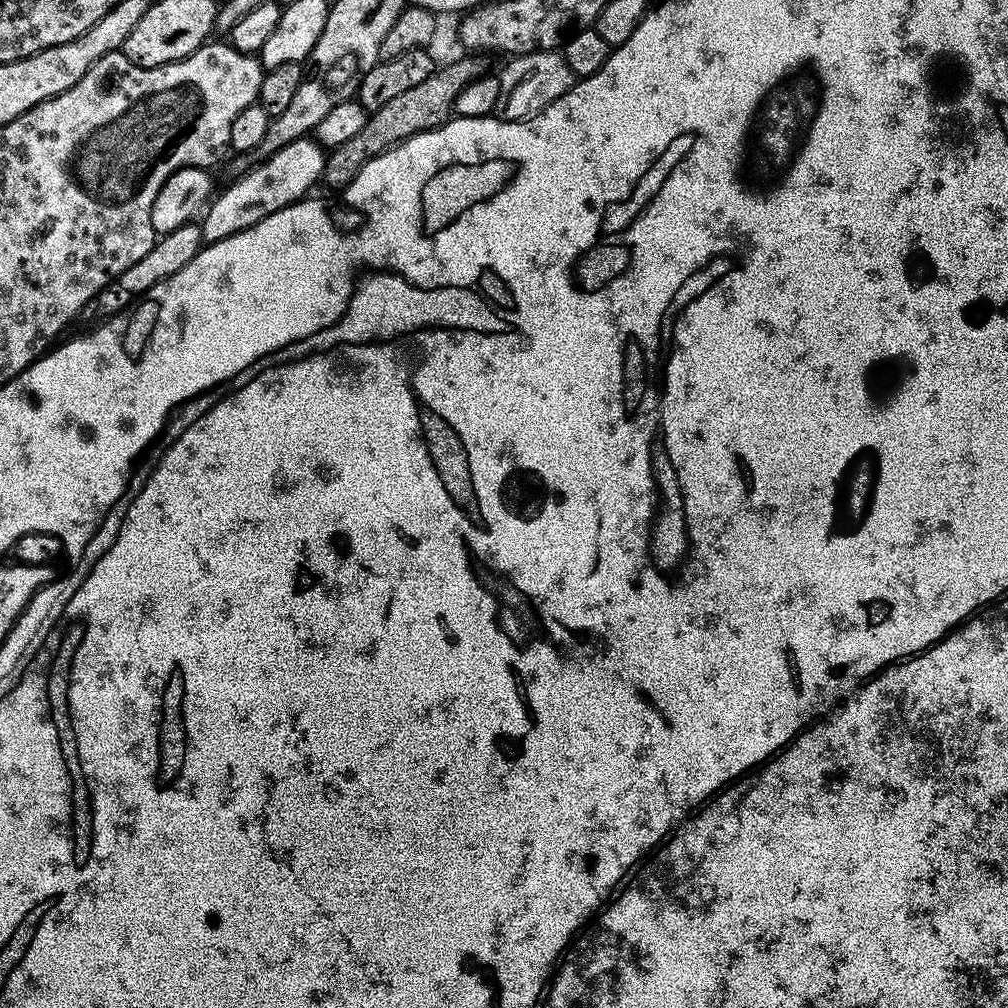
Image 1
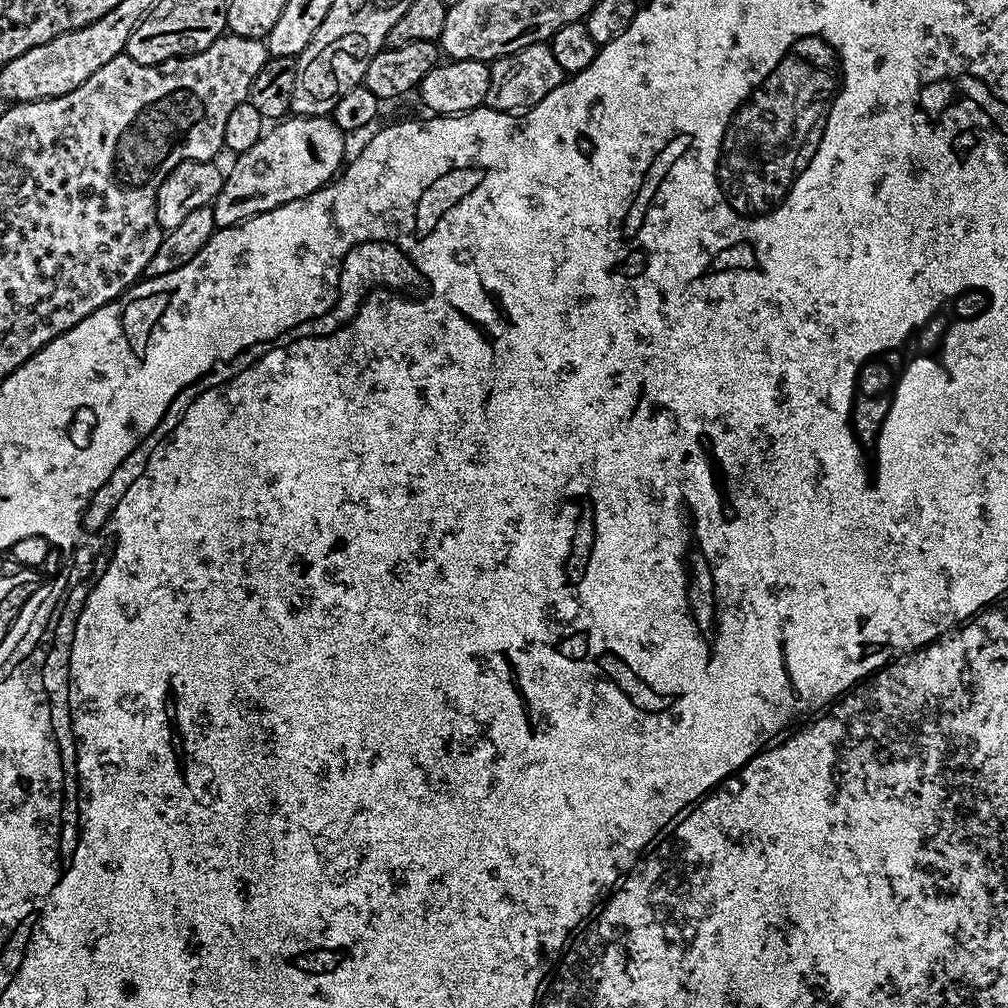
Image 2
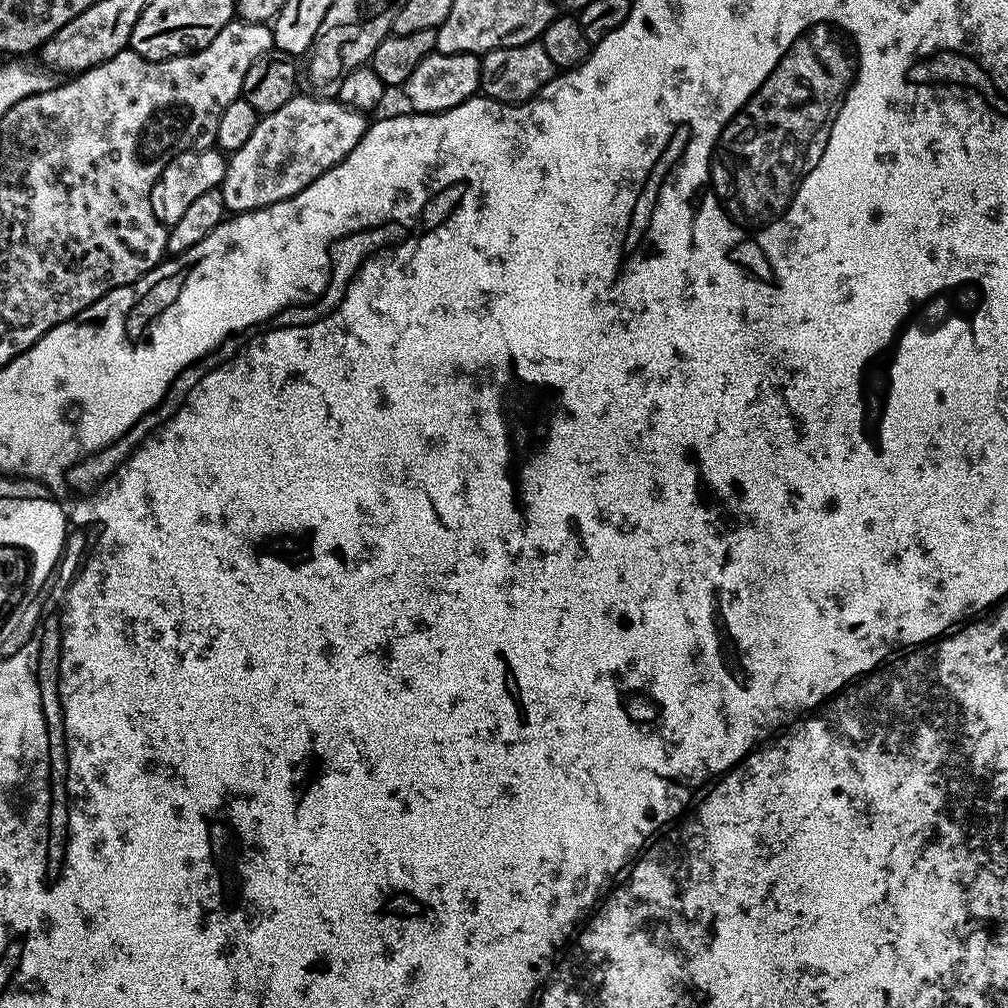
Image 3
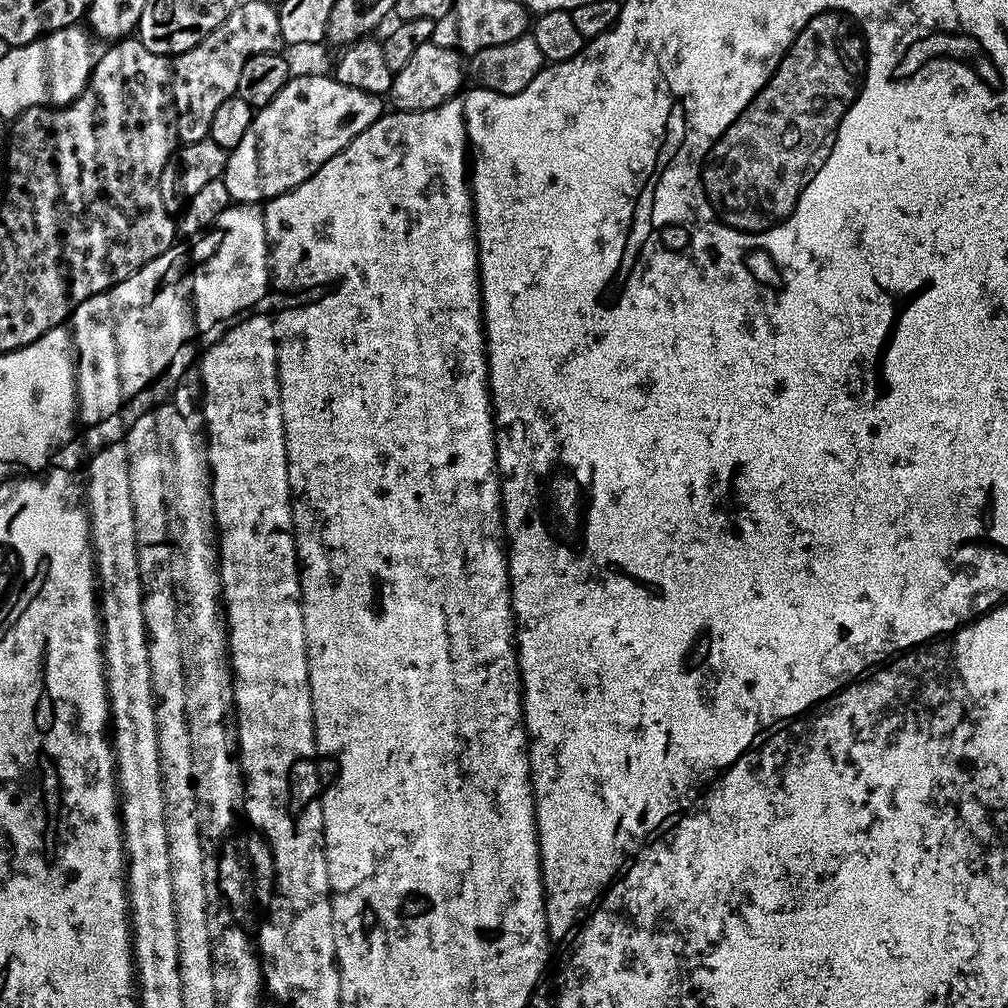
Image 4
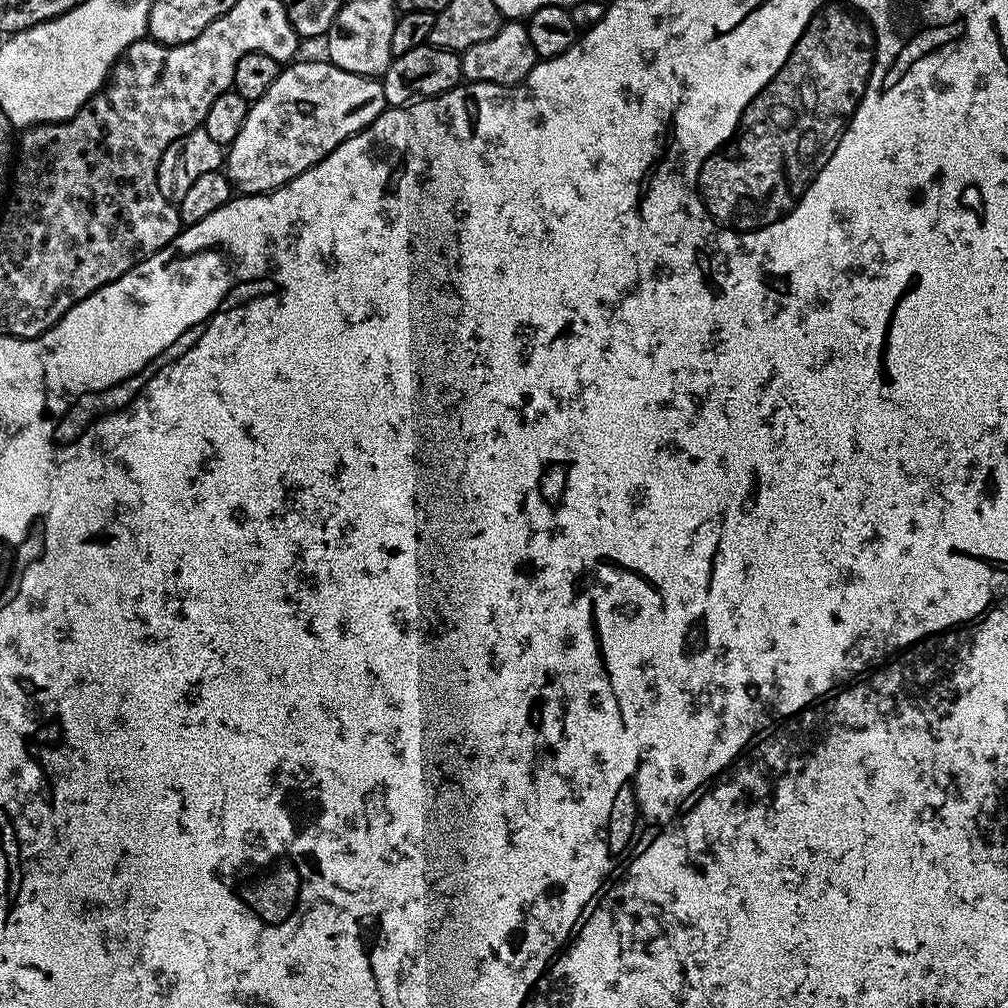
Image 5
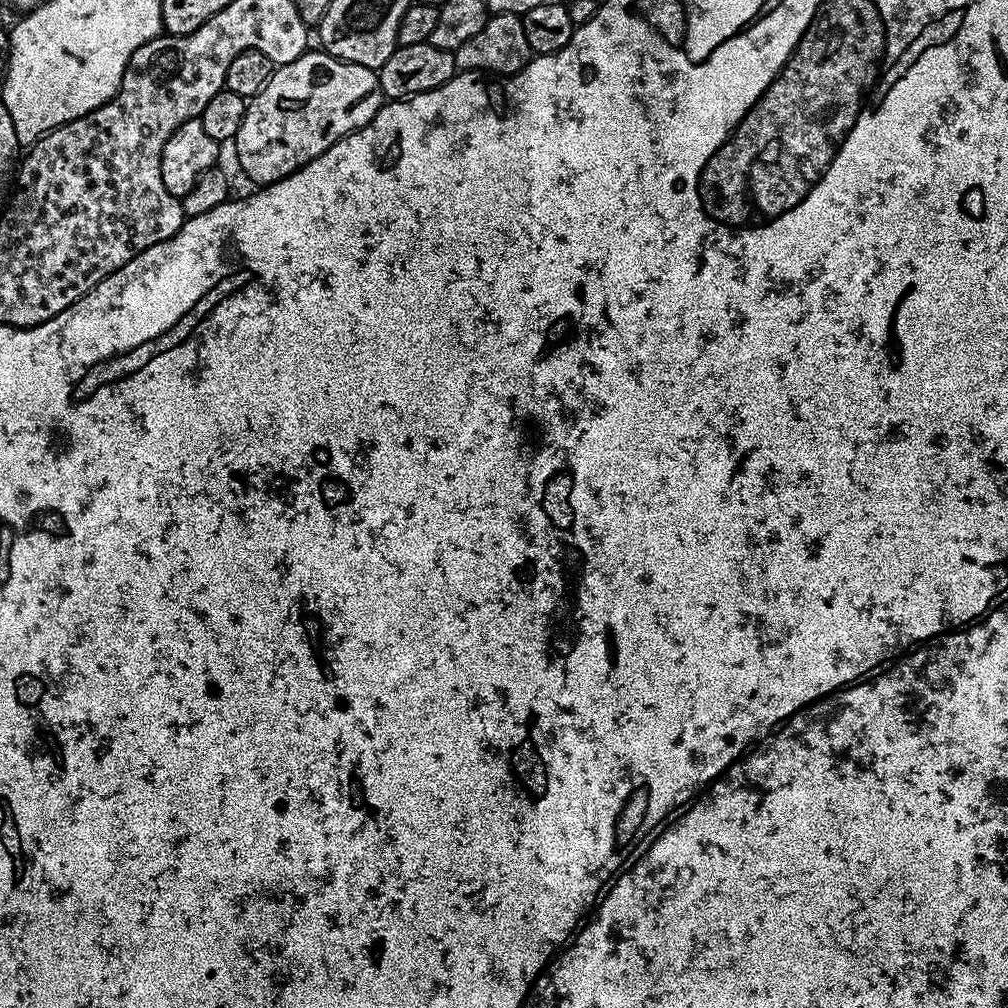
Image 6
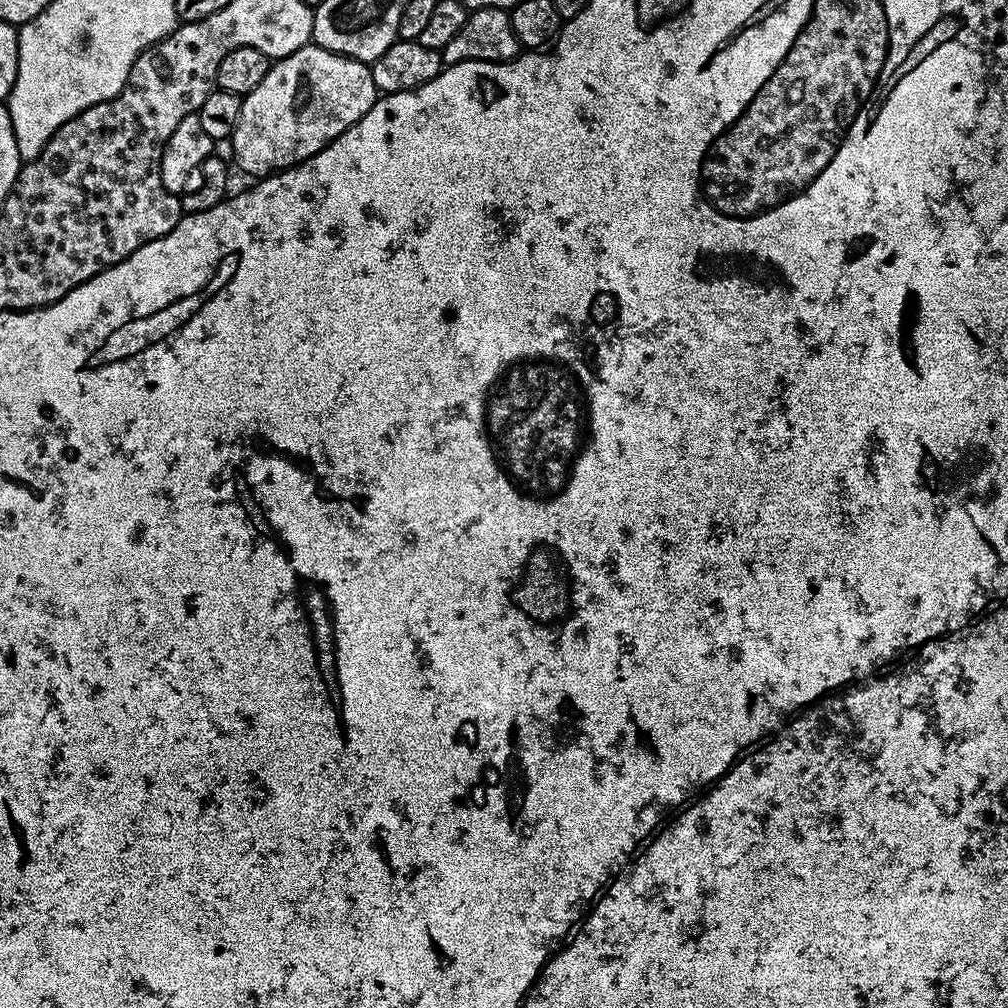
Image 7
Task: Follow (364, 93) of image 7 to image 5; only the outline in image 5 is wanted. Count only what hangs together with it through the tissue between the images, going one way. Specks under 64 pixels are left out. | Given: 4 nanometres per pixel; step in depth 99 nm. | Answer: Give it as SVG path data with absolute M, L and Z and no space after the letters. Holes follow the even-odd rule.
M324 58L297 59L281 70L274 86L260 100L251 101L242 130L227 149L226 175L241 193L273 192L329 156L346 138L373 124L385 107L384 86L379 79L350 74Z

